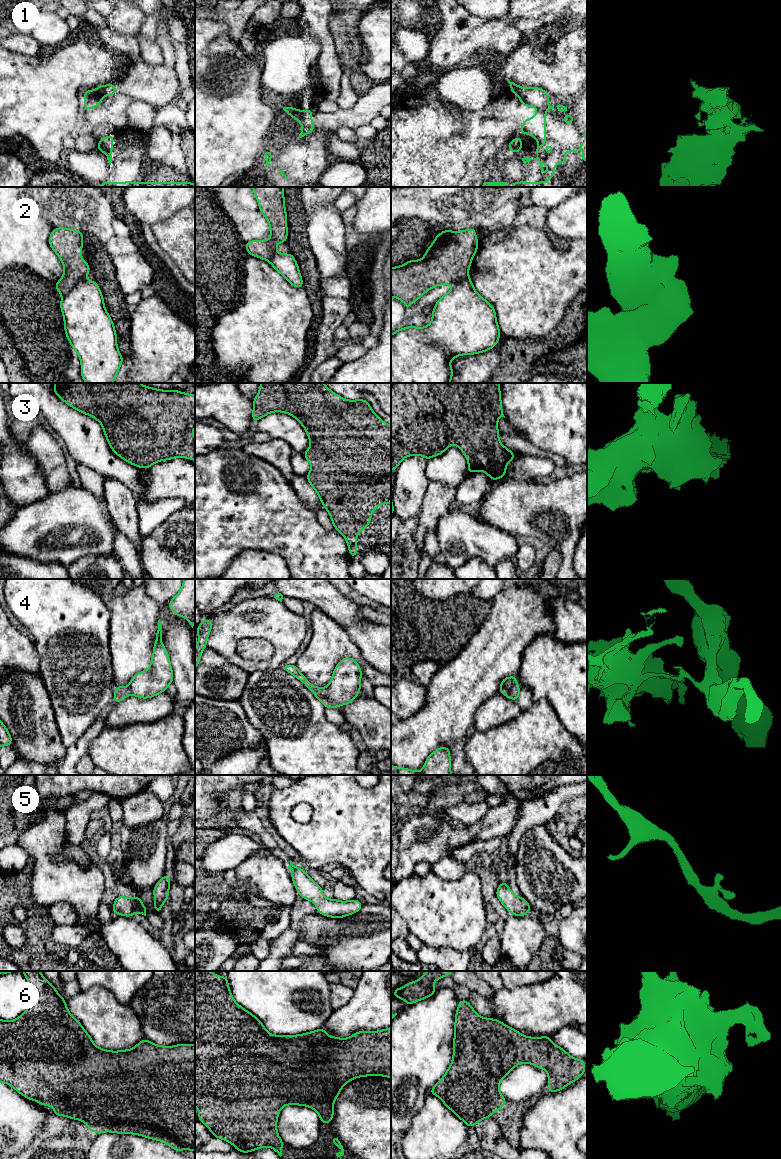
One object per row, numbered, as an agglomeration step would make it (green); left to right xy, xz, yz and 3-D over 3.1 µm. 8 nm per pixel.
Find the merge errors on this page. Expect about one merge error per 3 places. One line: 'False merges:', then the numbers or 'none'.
False merges: 1, 2, 4

